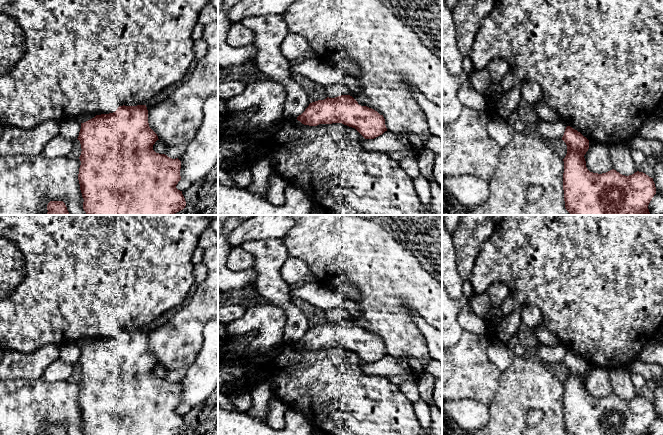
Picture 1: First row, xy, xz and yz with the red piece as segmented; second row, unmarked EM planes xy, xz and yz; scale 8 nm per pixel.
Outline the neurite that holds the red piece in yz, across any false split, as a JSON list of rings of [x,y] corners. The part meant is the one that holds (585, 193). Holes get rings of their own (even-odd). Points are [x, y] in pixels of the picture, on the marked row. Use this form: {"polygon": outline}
{"polygon": [[[570,126],[566,127],[562,140],[567,145],[563,159],[564,201],[571,215],[650,215],[648,205],[656,194],[653,178],[639,171],[629,176],[614,169],[602,174],[590,172],[584,158],[589,140]]]}

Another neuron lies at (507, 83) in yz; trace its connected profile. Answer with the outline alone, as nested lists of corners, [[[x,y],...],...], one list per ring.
[[[511,72],[507,73],[505,77],[499,82],[504,92],[511,90],[514,87],[514,83],[514,77]]]

